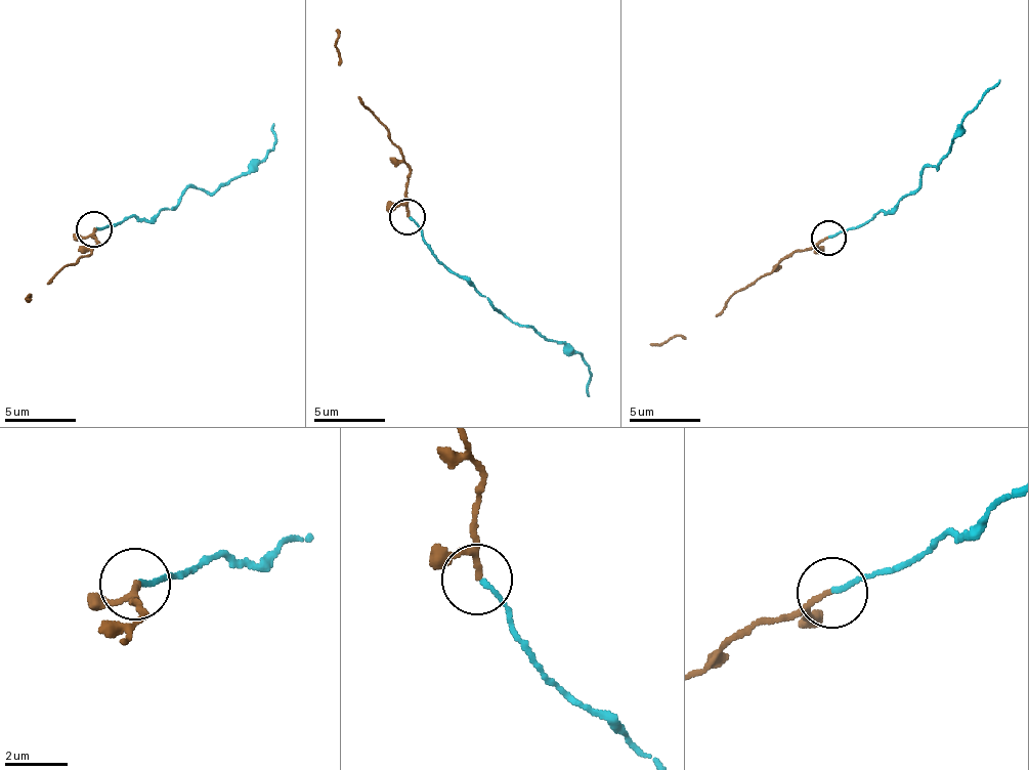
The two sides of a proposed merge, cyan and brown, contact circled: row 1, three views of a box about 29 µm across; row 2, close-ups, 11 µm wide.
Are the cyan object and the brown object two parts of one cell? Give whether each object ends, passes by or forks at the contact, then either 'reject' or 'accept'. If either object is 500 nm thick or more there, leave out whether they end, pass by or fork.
cyan ends | brown passes by | accept

